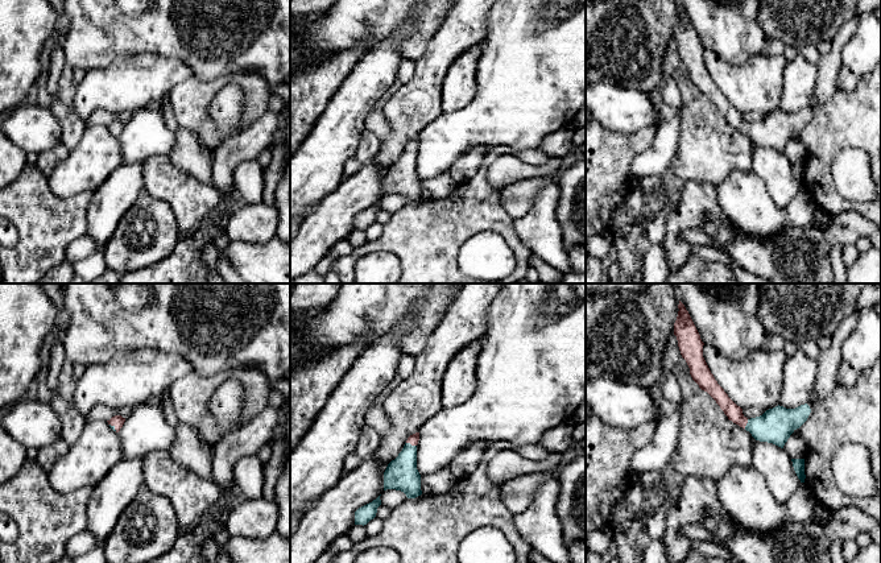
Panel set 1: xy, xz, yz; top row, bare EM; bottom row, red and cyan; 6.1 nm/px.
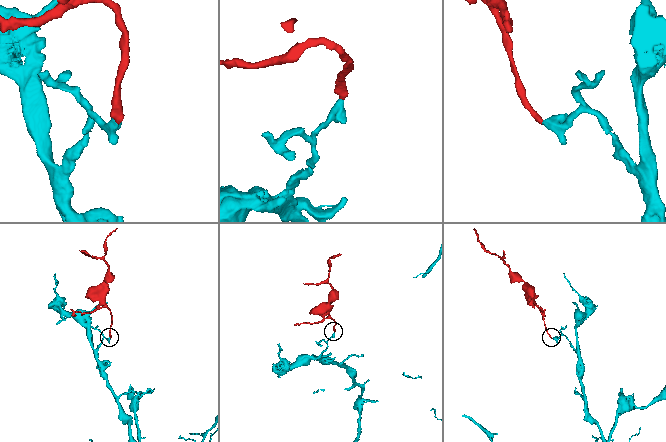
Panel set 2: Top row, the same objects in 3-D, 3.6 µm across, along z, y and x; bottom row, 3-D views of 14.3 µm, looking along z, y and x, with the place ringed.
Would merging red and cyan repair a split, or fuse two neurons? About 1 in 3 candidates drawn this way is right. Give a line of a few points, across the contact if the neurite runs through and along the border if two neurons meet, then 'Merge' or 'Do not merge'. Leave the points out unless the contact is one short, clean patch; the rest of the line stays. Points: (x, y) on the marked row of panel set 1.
Line: xz (413, 439), (412, 444), (401, 474). Merge

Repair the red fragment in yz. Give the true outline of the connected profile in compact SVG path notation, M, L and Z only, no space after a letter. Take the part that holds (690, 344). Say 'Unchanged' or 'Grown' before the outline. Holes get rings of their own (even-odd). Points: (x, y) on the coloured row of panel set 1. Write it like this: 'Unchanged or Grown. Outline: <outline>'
Grown. Outline: M681 301L678 309L674 335L692 380L716 401L729 421L749 431L756 440L783 448L790 435L807 421L811 413L810 406L805 403L795 409L786 409L778 405L760 417L748 419L743 414L743 409L728 397L711 373L703 357L704 343Z

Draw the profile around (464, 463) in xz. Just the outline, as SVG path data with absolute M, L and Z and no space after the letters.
M476 440L466 447L451 460L448 469L456 479L463 479L473 473L483 459L484 450L489 442Z

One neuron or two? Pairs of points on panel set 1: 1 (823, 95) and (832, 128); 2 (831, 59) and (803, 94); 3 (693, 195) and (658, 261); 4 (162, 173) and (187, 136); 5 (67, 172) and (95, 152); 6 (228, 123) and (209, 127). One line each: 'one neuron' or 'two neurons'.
1: two neurons
2: two neurons
3: two neurons
4: two neurons
5: one neuron
6: two neurons

